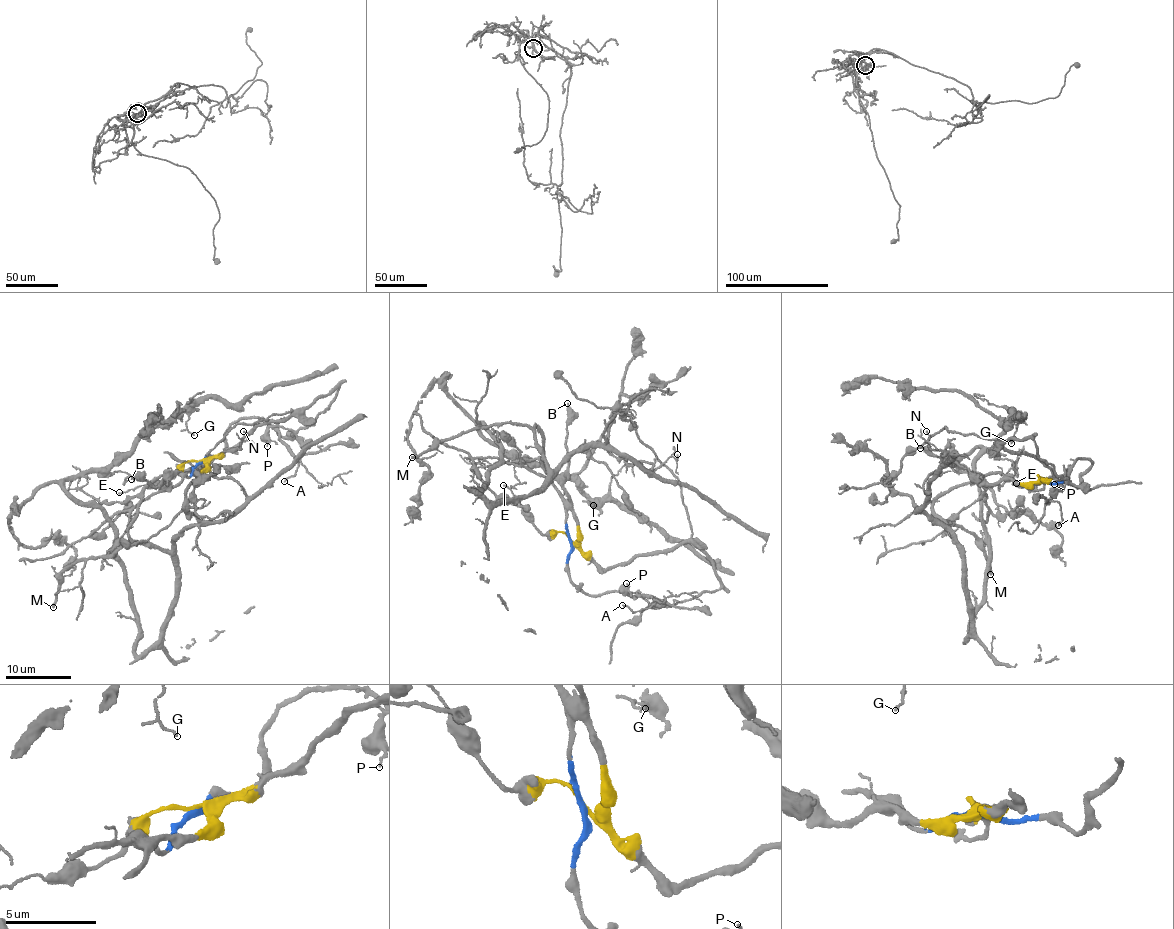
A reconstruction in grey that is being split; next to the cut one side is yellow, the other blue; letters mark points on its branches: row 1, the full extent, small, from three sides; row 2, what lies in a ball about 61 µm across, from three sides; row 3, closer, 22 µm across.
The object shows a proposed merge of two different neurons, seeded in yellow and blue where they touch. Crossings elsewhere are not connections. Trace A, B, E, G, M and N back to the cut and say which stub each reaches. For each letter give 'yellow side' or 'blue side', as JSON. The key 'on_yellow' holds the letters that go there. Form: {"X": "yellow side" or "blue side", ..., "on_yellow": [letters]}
{"A": "blue side", "B": "yellow side", "E": "yellow side", "G": "blue side", "M": "blue side", "N": "blue side", "on_yellow": ["B", "E"]}

